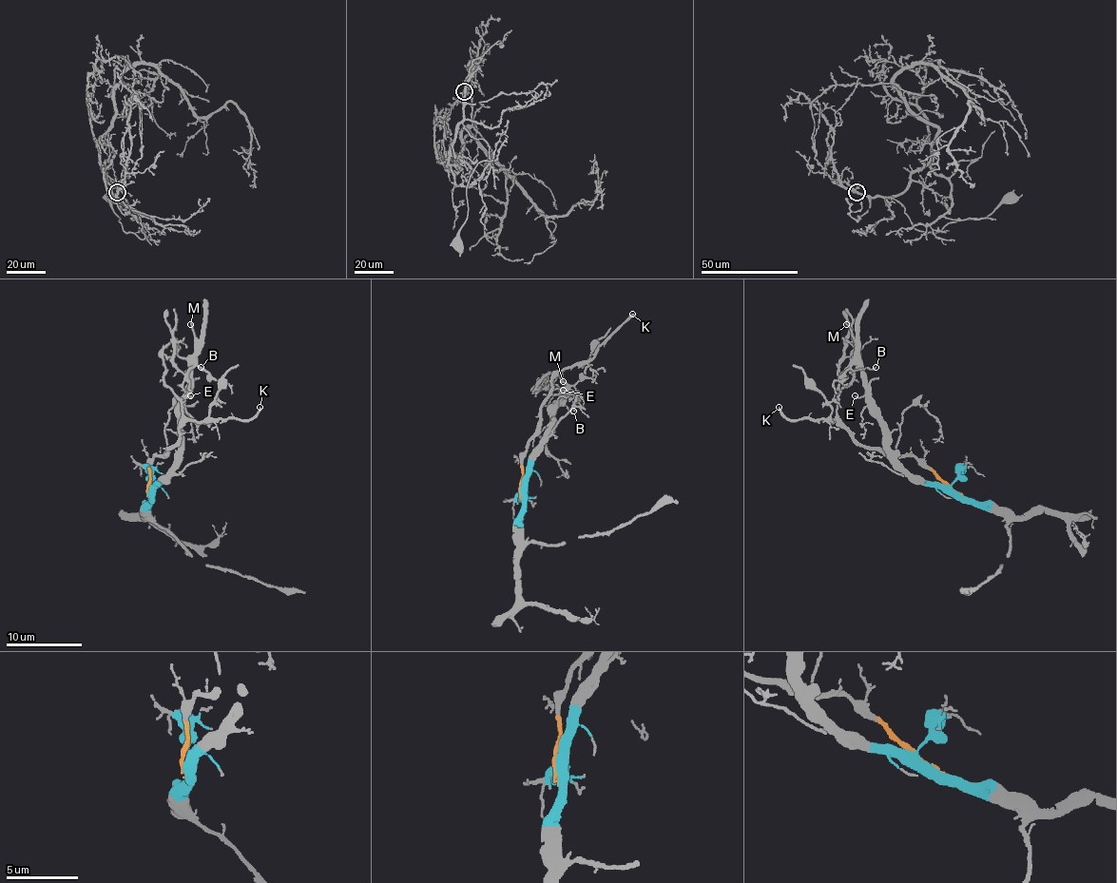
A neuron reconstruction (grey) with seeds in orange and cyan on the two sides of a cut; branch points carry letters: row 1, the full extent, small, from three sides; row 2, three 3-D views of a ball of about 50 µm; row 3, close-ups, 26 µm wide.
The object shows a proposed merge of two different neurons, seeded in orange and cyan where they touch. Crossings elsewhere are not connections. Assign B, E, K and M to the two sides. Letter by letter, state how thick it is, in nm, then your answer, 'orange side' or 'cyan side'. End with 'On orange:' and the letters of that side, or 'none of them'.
B: calibre 150 nm; cyan side
E: calibre 110 nm; cyan side
K: calibre 200 nm; orange side
M: calibre 150 nm; cyan side
On orange: K

